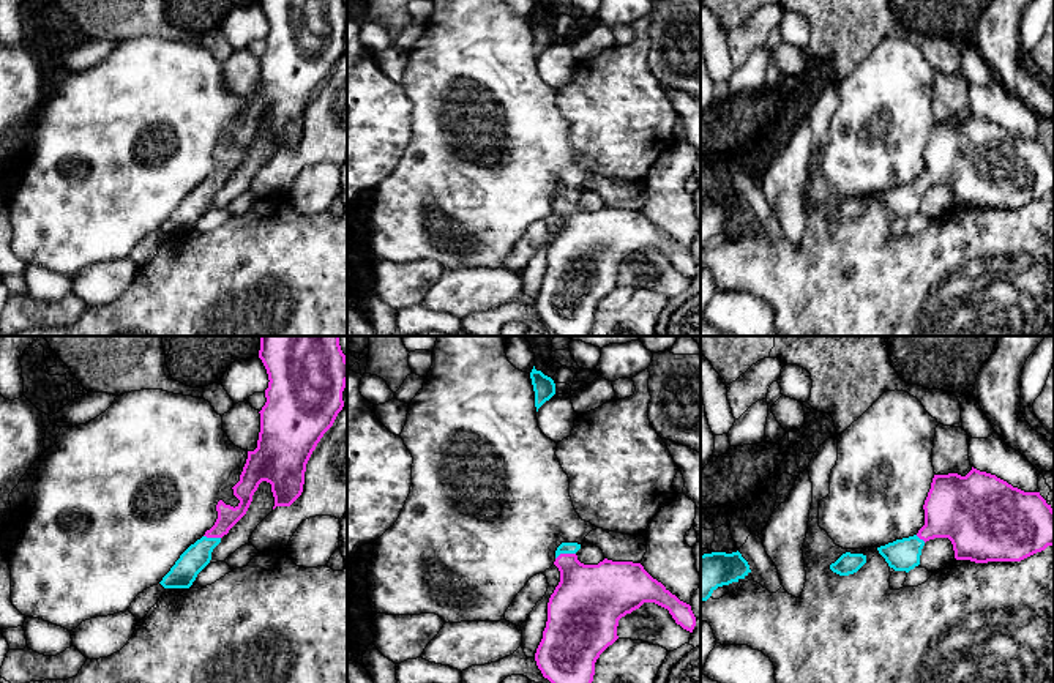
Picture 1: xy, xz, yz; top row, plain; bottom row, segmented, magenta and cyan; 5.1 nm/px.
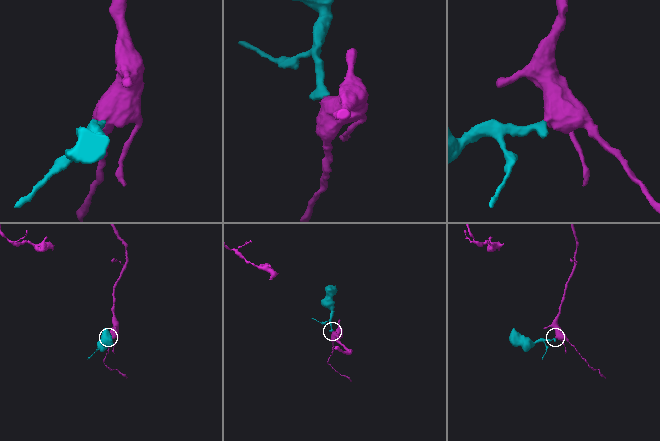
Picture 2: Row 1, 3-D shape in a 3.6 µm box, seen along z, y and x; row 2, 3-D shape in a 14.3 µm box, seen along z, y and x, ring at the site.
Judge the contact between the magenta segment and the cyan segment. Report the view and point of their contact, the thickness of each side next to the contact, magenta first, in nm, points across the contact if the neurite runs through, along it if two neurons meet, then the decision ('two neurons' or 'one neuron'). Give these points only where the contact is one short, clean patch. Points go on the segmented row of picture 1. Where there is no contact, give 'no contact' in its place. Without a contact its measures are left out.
xz (565, 554) | 340/60 nm | across xz (589, 597), (573, 574), (565, 554), (565, 548) | one neuron

